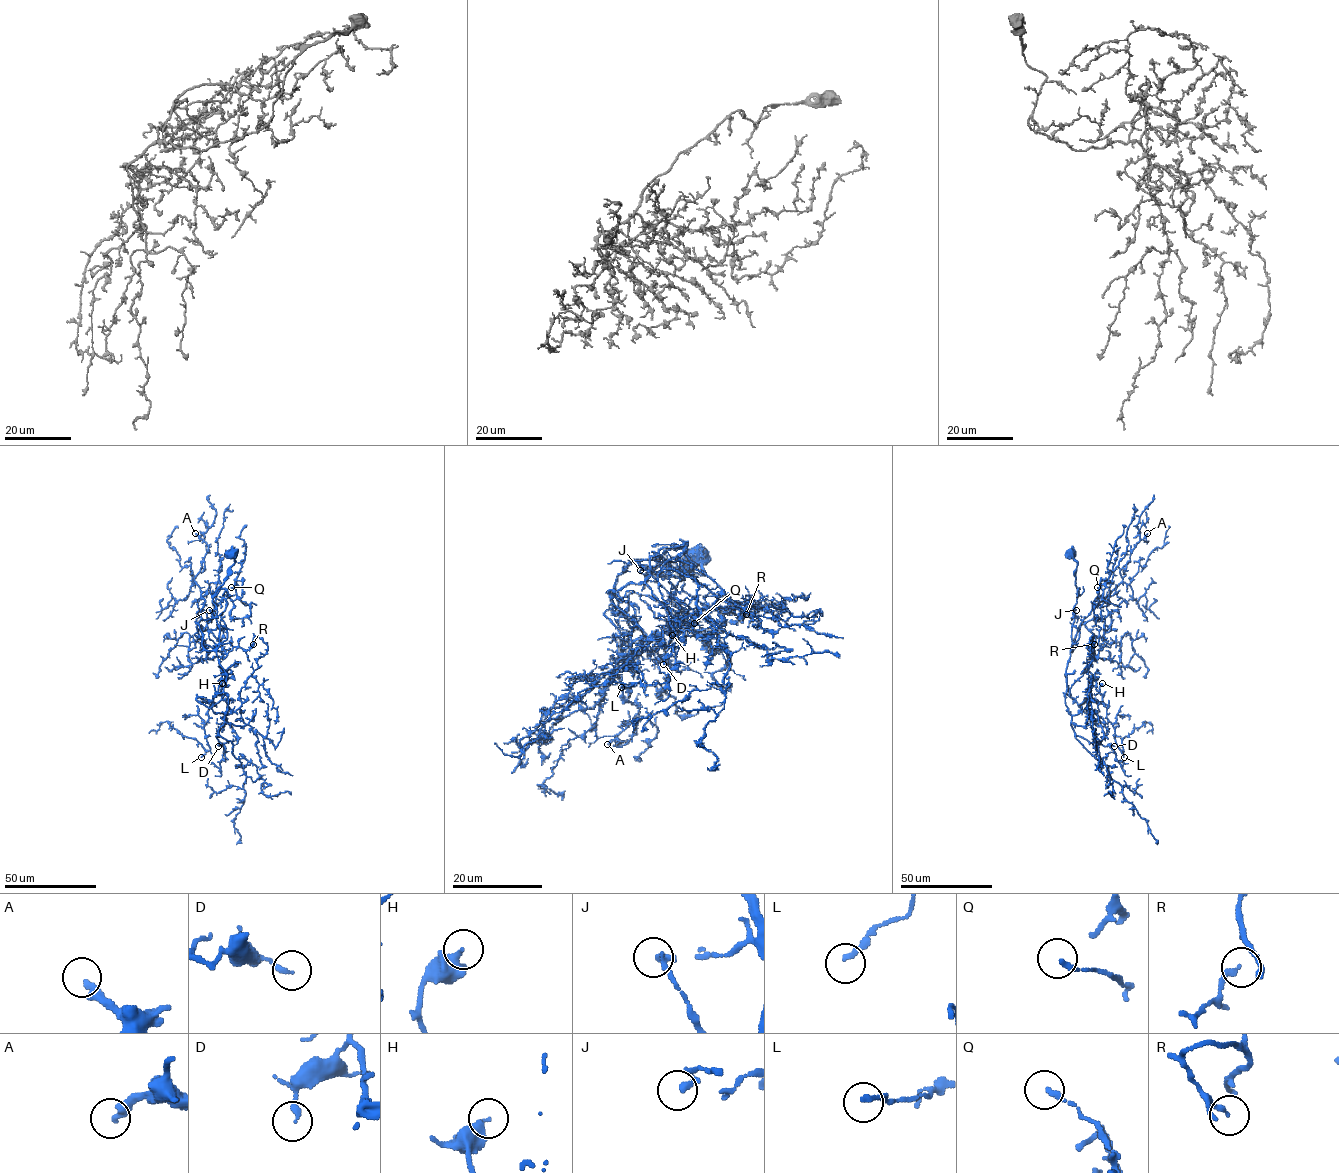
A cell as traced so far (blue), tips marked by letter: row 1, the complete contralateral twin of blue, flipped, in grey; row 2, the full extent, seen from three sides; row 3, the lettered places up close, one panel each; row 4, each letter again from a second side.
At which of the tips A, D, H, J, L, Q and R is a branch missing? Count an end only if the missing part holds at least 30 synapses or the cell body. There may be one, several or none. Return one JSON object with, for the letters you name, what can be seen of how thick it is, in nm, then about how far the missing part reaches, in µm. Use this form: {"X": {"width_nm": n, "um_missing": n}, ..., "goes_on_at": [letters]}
{"A": {"width_nm": 280, "um_missing": 45}, "goes_on_at": ["A"]}

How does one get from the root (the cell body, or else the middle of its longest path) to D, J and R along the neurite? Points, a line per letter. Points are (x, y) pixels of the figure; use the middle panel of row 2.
D: (698, 552), (703, 573), (648, 572), (666, 550), (687, 544), (658, 575), (676, 635), (663, 664)
J: (698, 552), (703, 551), (703, 573), (688, 569), (648, 572), (659, 563), (656, 568), (643, 567), (640, 570)
R: (698, 552), (703, 573), (634, 560), (612, 610), (638, 592), (746, 614)

